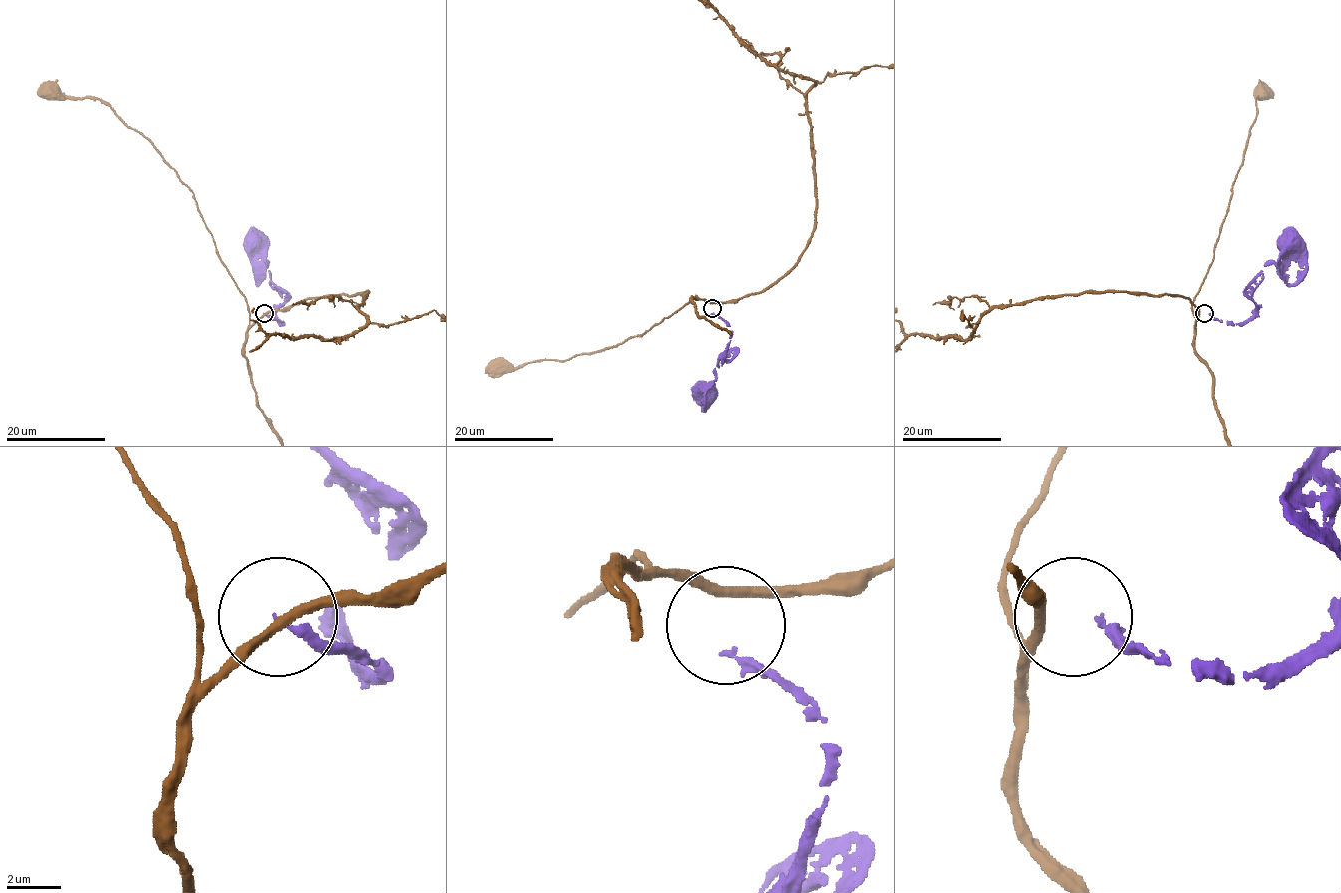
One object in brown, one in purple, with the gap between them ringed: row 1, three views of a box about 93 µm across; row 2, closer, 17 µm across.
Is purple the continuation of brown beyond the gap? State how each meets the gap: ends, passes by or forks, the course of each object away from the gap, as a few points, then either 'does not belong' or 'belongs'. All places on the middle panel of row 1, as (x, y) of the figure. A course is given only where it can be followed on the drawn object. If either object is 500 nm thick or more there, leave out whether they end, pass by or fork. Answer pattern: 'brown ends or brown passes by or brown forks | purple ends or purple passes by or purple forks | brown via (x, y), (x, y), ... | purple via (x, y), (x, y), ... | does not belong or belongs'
brown passes by | purple ends | brown via (713, 304), (695, 296), (641, 336), (564, 360), (532, 360), (514, 368), (499, 363) | purple via (713, 312), (730, 326), (724, 357), (732, 357), (732, 351), (719, 357), (715, 379), (700, 394) | does not belong

